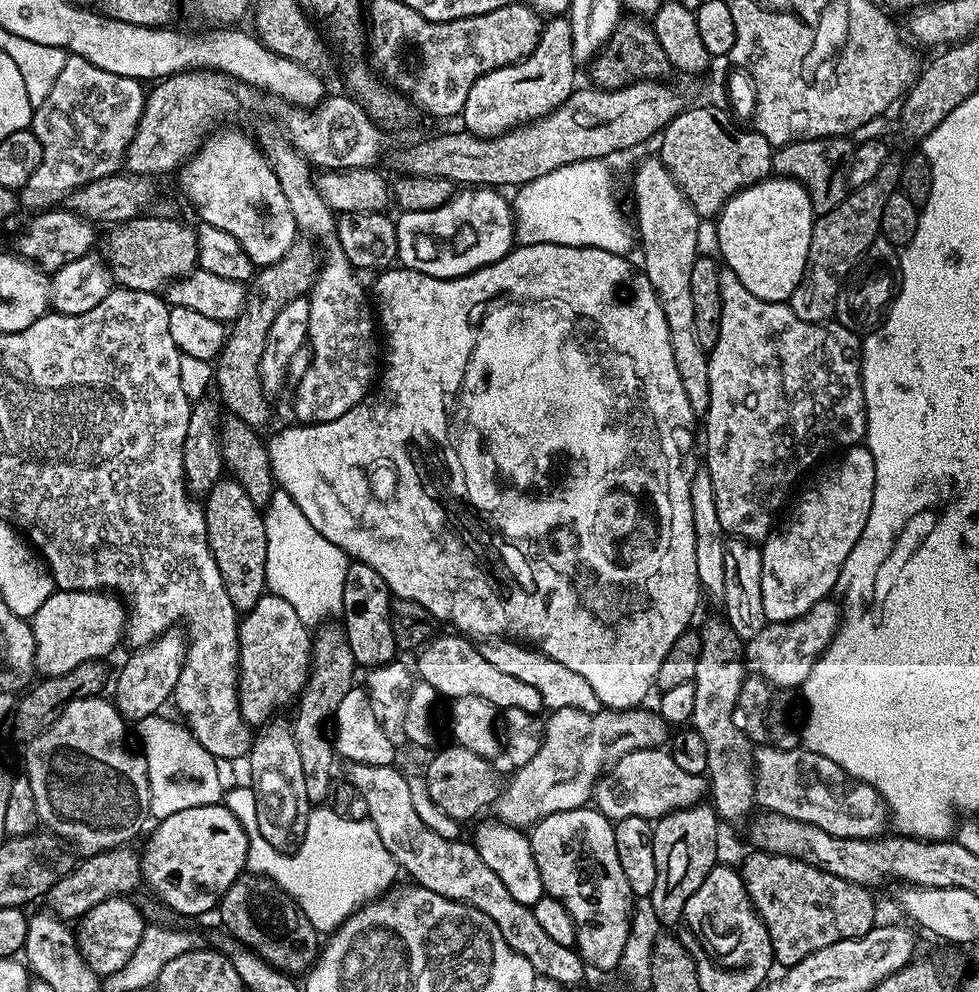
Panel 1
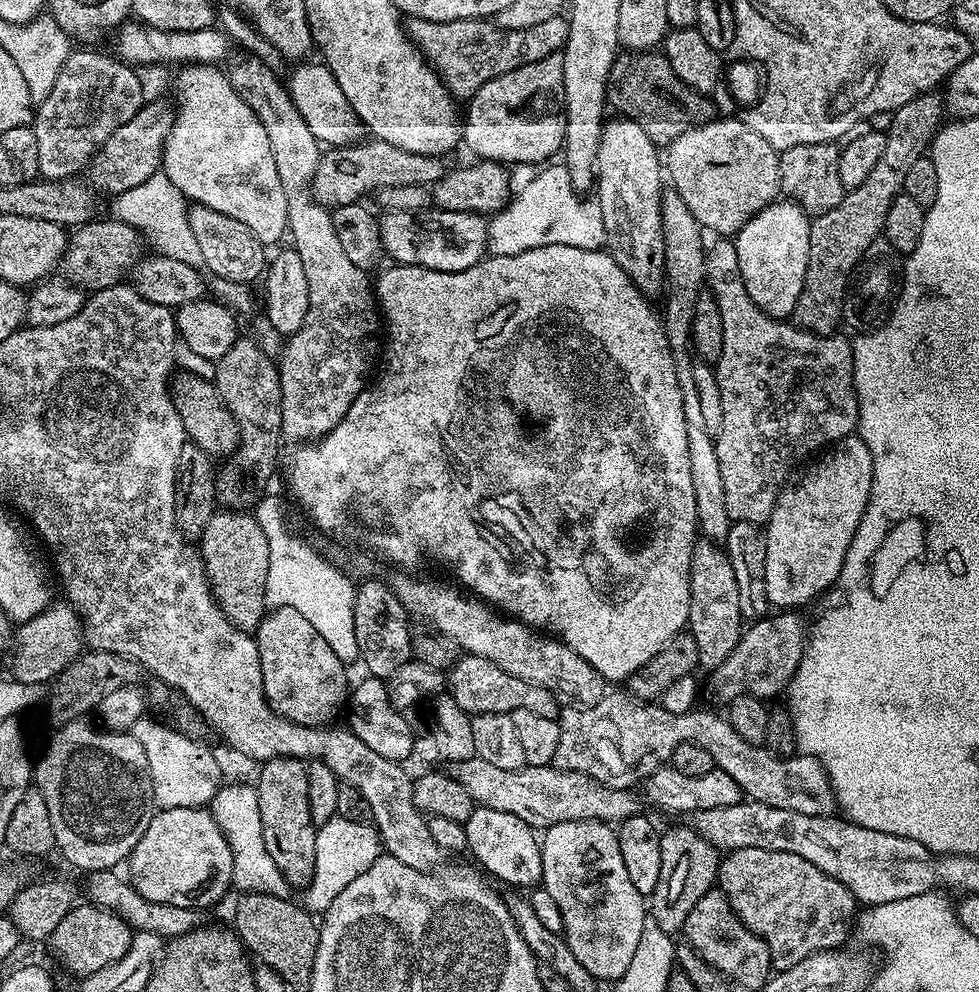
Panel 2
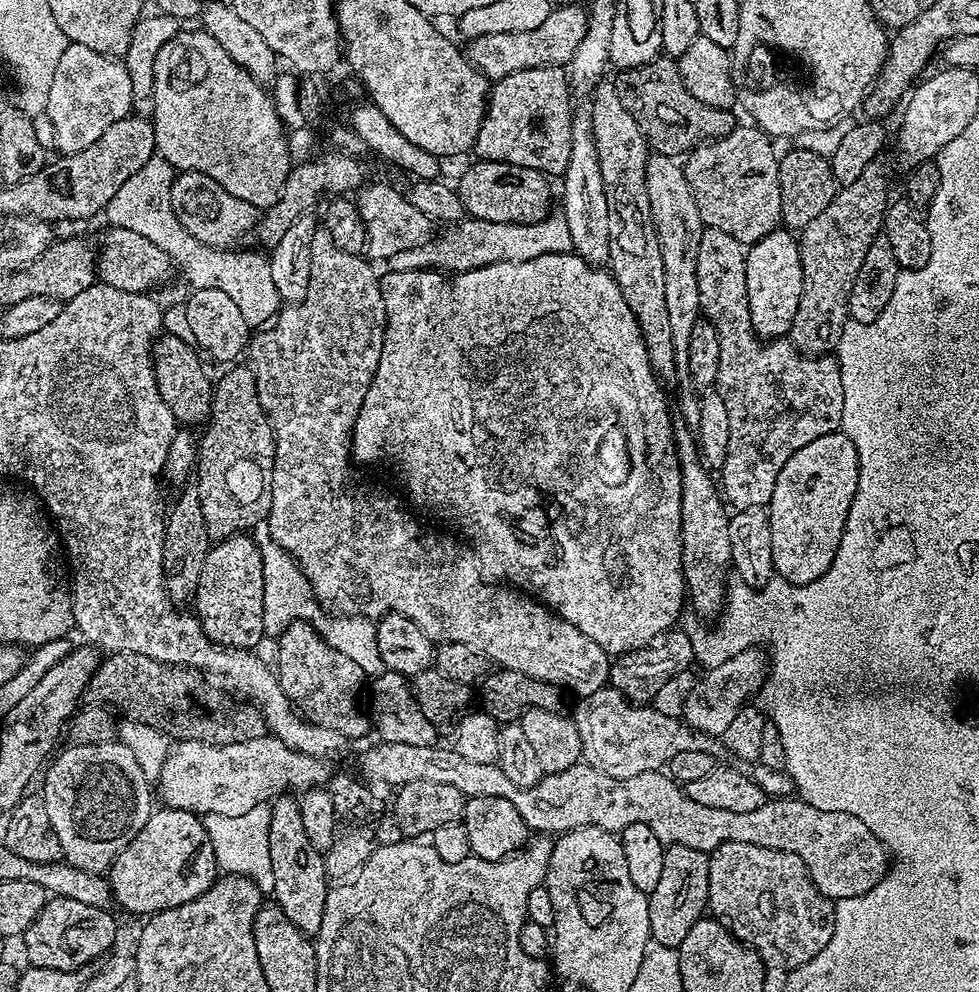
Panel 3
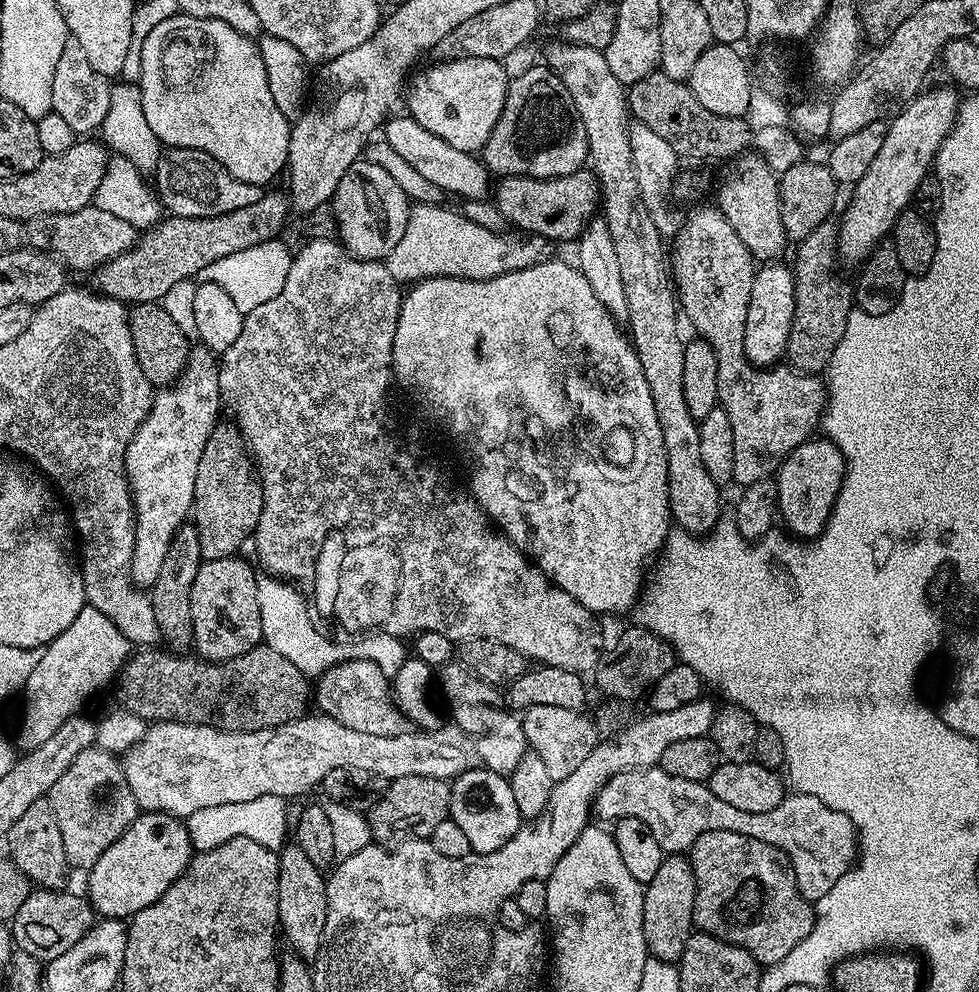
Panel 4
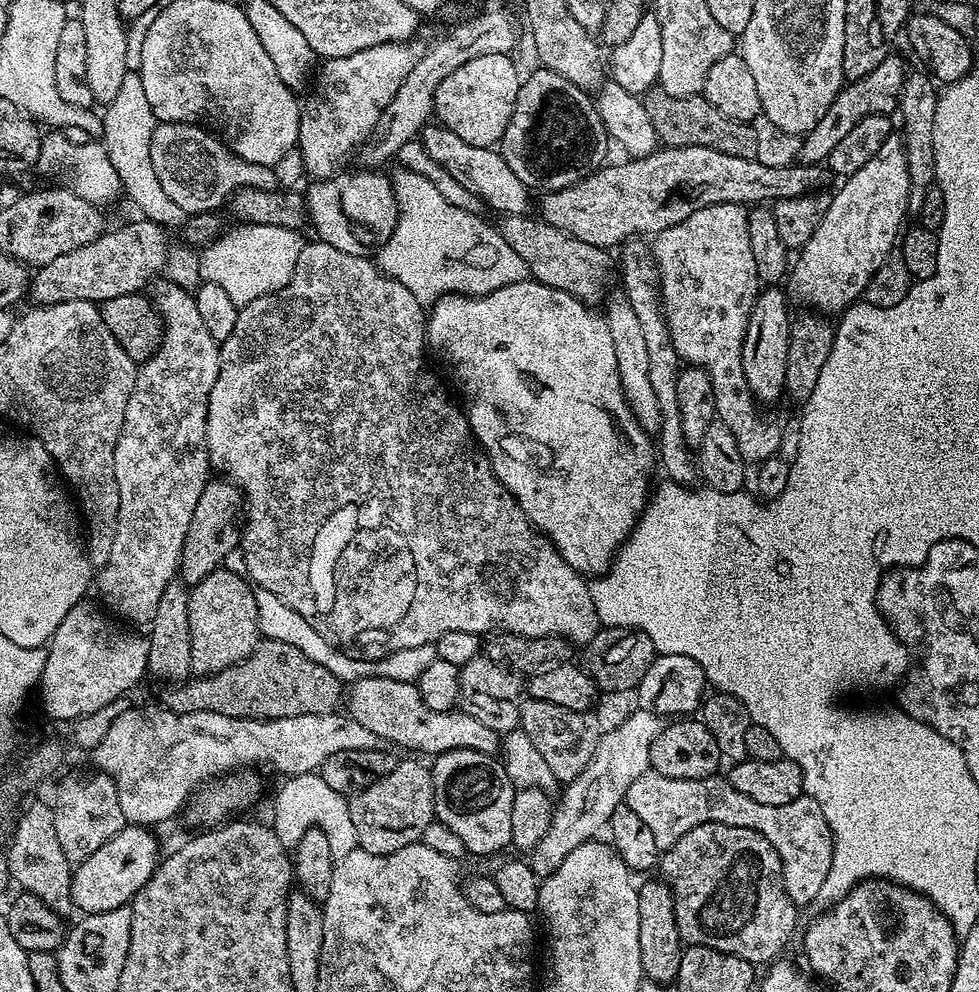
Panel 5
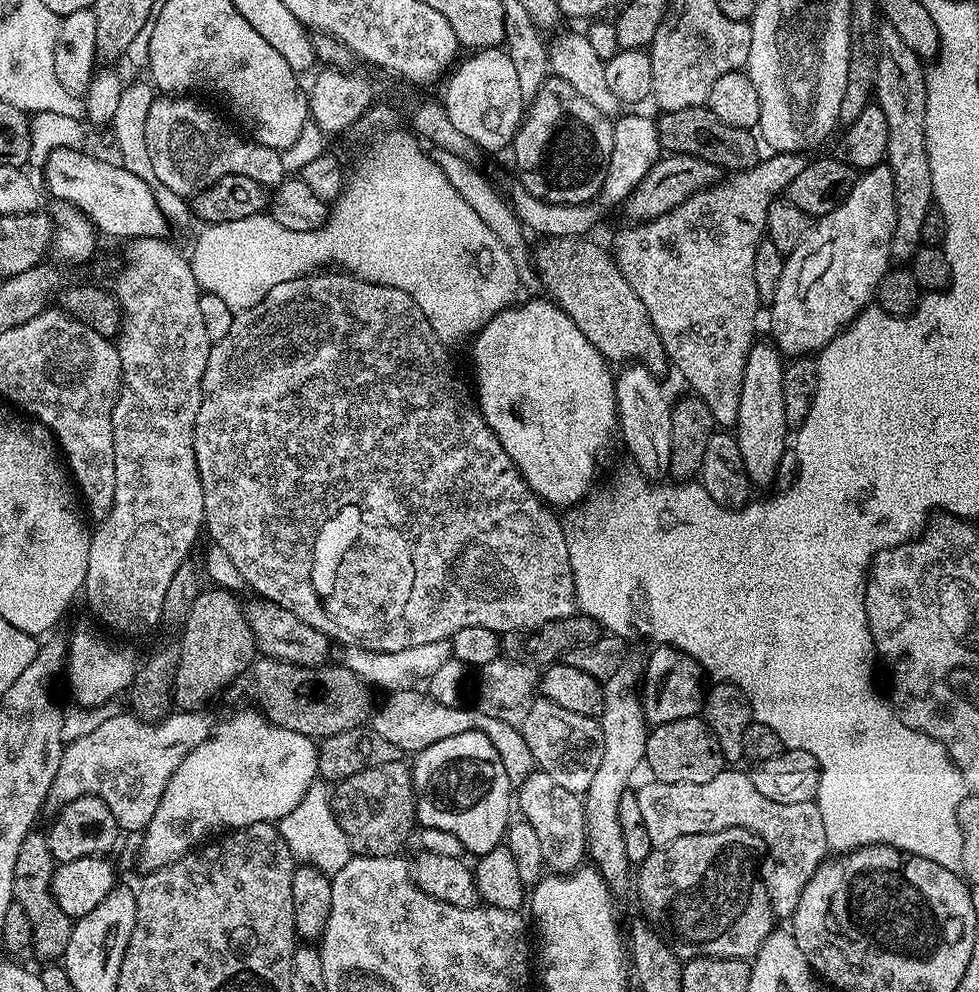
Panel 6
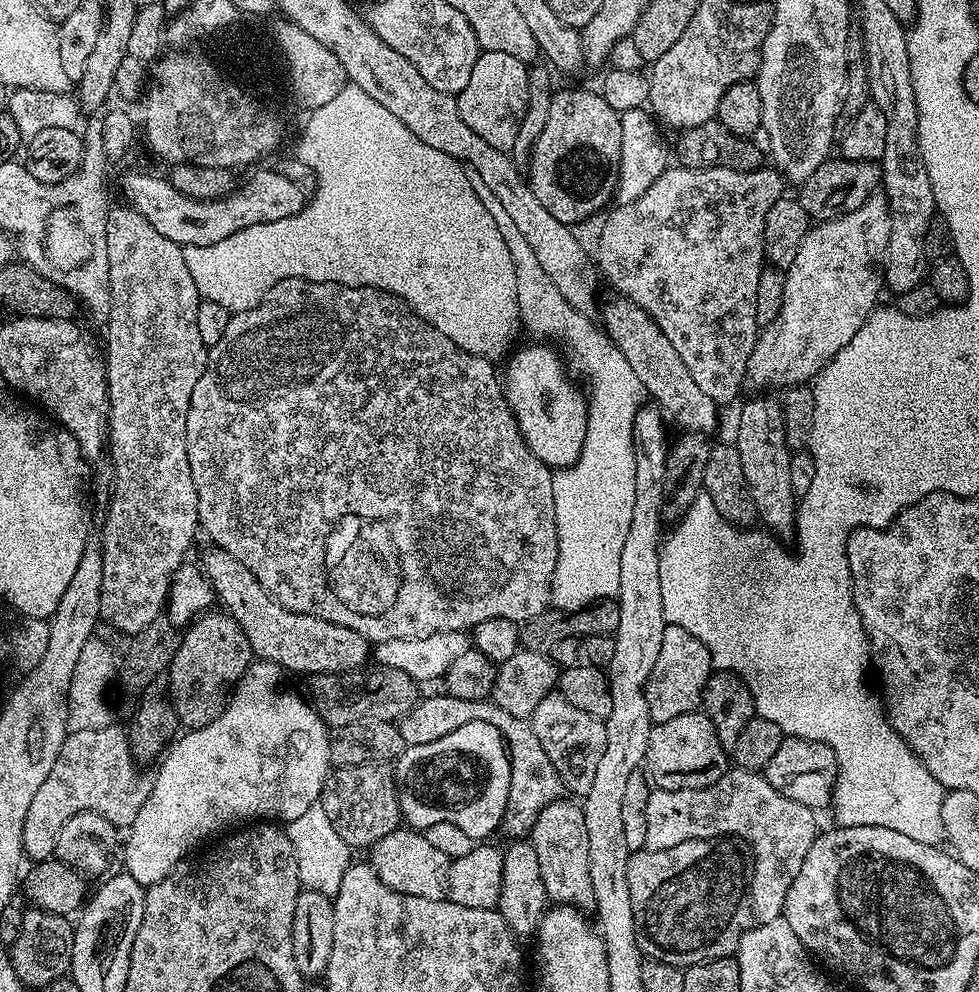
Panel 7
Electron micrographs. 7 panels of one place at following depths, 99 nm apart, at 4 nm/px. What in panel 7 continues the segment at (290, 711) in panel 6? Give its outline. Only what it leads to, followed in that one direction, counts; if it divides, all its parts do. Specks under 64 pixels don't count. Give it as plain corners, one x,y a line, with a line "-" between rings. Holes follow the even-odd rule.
368,666
363,670
354,672
317,672
309,680
312,680
308,684
309,693
307,692
310,697
310,703
316,709
316,713
324,719
329,729
332,730
357,724
363,720
369,720
370,722
398,722
416,705
418,699
418,693
416,693
416,688
418,688
417,681
412,680
410,674
406,674
397,668

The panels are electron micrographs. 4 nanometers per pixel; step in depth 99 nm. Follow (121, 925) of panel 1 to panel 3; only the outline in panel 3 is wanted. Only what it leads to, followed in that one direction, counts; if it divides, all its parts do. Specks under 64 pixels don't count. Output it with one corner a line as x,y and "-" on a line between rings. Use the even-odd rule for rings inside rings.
52,896
24,931
22,943
28,955
27,963
34,968
49,968
63,972
77,971
79,964
88,964
99,952
107,953
116,940
116,920
107,908
88,906
74,898

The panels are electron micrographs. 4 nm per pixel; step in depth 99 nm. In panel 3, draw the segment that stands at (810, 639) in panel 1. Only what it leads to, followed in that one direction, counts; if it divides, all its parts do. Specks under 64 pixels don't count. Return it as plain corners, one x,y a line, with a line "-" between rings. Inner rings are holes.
759,647
742,650
742,654
736,654
722,666
714,666
707,669
697,679
694,690
690,692
690,698
686,698
684,715
682,719
694,730
702,730
702,734
722,738
734,714
738,714
740,708
749,703
752,695
759,693
764,686
764,680
768,677
770,657
767,651

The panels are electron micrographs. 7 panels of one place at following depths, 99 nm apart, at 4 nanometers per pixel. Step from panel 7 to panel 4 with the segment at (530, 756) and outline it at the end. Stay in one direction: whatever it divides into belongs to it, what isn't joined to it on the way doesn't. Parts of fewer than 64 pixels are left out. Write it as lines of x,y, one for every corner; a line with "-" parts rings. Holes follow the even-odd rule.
341,659
330,670
326,670
315,681
314,684
314,704
321,713
334,722
340,722
342,726
348,726
350,730
358,730
362,734
382,734
383,736
393,736
409,731
410,725
404,711
396,705
394,699
394,688
390,683
389,673
375,659
373,660
348,660

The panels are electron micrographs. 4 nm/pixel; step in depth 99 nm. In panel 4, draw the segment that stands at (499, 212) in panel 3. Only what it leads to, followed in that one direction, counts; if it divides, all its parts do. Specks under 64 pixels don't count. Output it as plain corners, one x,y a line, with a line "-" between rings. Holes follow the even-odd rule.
581,170
562,178
530,178
529,176
502,176
494,184
494,203
502,218
521,233
543,236
549,242
575,241
589,220
597,215
602,193
596,173

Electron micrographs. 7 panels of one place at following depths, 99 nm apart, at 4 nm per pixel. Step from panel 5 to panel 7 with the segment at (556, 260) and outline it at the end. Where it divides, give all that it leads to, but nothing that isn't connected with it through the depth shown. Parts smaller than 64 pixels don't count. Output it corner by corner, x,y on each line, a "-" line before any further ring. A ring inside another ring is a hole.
619,294
613,295
613,300
604,308
603,331
608,333
608,337
614,342
614,346
622,352
634,374
638,374
638,382
642,382
645,393
649,397
653,396
655,407
669,421
677,424
677,429
688,432
698,432
709,434
716,428
716,412
718,406
701,388
694,383
694,377
682,362
682,357
678,355
678,350
674,350
674,345
670,343
670,338
662,334
658,322
642,310
634,301
628,300

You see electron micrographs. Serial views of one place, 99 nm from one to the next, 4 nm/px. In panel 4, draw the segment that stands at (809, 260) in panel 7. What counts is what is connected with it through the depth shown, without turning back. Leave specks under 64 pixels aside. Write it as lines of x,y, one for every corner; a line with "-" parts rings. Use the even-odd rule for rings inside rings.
955,87
921,91
900,112
892,117
886,138
866,174
851,189
848,209
838,220
838,252
848,260
863,262
876,245
891,233
896,219
913,203
918,186
933,167
936,151
956,125
962,96

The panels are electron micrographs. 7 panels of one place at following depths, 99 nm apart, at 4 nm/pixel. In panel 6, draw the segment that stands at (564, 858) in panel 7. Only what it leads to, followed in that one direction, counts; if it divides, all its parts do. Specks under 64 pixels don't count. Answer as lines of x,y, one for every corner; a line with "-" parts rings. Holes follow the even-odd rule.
533,770
518,786
518,808
523,819
534,826
538,842
542,845
545,869
556,874
572,872
585,863
588,850
588,835
584,821
584,801
577,793
566,790
554,782
550,774

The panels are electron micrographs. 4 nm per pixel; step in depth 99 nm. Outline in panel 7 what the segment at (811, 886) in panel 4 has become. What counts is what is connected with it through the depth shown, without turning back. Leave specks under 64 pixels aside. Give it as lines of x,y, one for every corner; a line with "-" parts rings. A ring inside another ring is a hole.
729,767
724,779
708,788
698,790
662,790
656,788
646,802
646,842
645,848
650,850
670,850
670,846
678,846
678,842
691,840
713,840
716,836
735,836
743,840
750,849
754,863
750,868
750,891
752,894
752,914
759,923
774,922
784,915
786,894
798,878
798,870
802,870
802,862
806,862
806,854
810,854
810,846
816,841
817,813
811,808
802,806
802,802
794,802
794,798
786,798
786,794
778,794
774,786
759,771
747,768

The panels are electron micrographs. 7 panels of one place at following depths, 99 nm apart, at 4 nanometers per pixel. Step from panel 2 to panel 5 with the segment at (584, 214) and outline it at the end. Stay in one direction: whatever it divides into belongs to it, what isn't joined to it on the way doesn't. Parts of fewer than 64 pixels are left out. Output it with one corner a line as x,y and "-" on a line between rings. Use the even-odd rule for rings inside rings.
419,139
402,146
398,162
412,172
400,172
390,180
396,195
396,225
394,234
378,250
381,272
402,282
421,306
431,306
440,297
453,294
485,296
502,286
529,279
528,264
510,250
493,225
491,228
472,213
485,211
483,201
436,164
424,152

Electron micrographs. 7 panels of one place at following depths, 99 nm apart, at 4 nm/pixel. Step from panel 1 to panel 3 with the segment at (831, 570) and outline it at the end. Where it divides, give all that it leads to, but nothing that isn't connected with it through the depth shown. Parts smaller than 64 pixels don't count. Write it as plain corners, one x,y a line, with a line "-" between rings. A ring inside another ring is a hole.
844,432
822,434
802,450
794,450
786,458
786,466
778,470
774,494
767,504
770,514
770,546
775,575
791,584
809,584
834,562
842,542
842,530
850,514
850,502
858,490
858,450

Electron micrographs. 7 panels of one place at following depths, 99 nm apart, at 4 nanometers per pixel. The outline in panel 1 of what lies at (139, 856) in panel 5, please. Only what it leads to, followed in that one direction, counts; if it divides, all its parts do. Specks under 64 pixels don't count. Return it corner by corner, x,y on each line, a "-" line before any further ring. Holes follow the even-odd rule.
223,802
210,806
193,806
191,810
178,810
170,818
155,825
148,845
142,848
140,871
143,883
153,897
165,908
180,916
200,916
217,907
229,886
245,871
248,863
248,835
236,813

